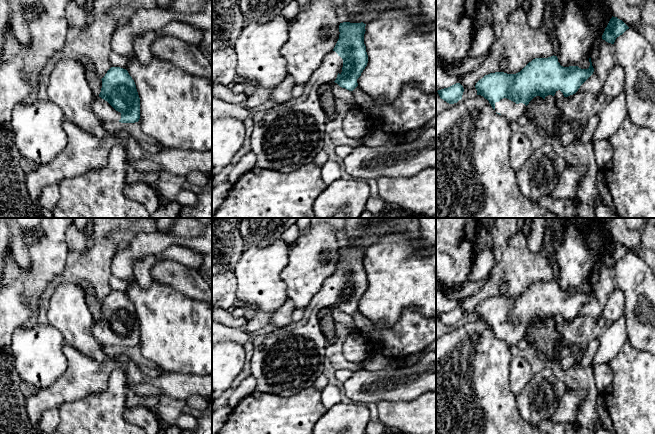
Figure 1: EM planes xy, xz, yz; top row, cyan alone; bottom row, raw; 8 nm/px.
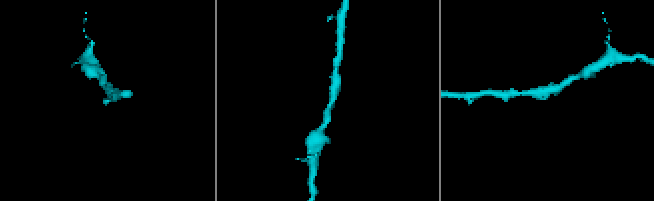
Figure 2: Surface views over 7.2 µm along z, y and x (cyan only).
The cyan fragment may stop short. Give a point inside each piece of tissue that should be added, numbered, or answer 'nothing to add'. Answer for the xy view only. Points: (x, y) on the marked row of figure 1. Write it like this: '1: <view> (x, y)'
1: xy (106, 113)

